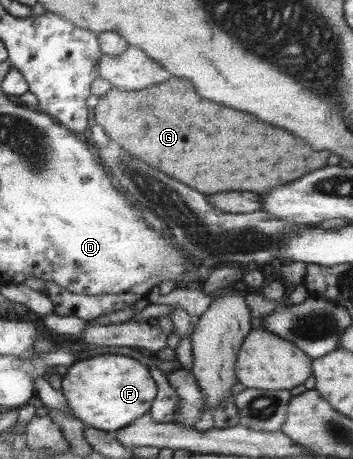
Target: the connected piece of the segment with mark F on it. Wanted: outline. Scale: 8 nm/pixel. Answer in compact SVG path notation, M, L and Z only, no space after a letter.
M105 353L81 359L68 367L67 374L61 380L61 392L75 418L85 426L111 433L126 429L150 412L157 396L157 384L148 367L139 360L127 355Z

